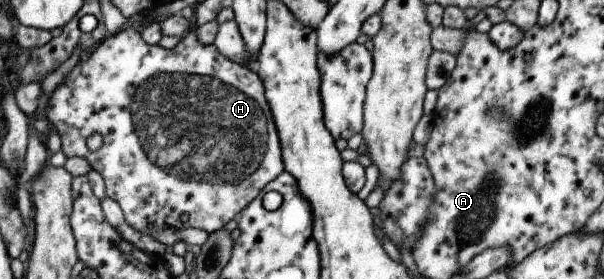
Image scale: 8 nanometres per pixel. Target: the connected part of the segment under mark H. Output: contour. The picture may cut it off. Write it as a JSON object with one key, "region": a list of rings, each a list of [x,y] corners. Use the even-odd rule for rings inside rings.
{"region":[[[128,24],[128,26],[123,27],[121,31],[115,34],[109,34],[105,39],[101,40],[93,50],[89,52],[90,56],[88,60],[82,61],[79,60],[77,64],[69,71],[69,73],[65,76],[64,80],[61,84],[55,88],[52,92],[51,96],[48,97],[48,104],[46,107],[46,119],[48,119],[53,126],[58,129],[60,133],[61,141],[62,141],[62,150],[65,153],[67,158],[74,158],[75,156],[80,158],[85,158],[89,165],[95,171],[99,171],[101,177],[103,177],[103,181],[105,182],[106,187],[106,195],[112,197],[117,203],[119,207],[121,207],[122,212],[124,213],[124,218],[126,222],[134,227],[137,231],[147,232],[148,229],[151,229],[153,232],[160,232],[161,230],[184,230],[189,228],[197,228],[203,231],[206,231],[208,234],[217,231],[218,229],[223,228],[228,221],[231,219],[235,219],[238,217],[239,213],[245,209],[251,201],[253,201],[261,190],[270,182],[273,181],[276,177],[279,177],[280,173],[283,173],[284,170],[284,161],[282,156],[281,142],[280,137],[278,136],[278,131],[276,125],[273,121],[273,114],[271,113],[271,108],[269,107],[267,98],[264,94],[264,87],[261,79],[259,79],[258,73],[254,69],[246,68],[245,66],[239,65],[238,63],[232,62],[228,57],[225,57],[218,49],[215,47],[215,44],[207,44],[205,45],[203,42],[200,42],[196,37],[195,29],[192,28],[188,31],[179,41],[173,49],[163,48],[159,44],[149,45],[141,36],[141,33],[137,32],[137,29],[134,29],[133,26]],[[92,133],[100,133],[104,139],[103,145],[96,152],[91,152],[86,147],[87,137]]]}

